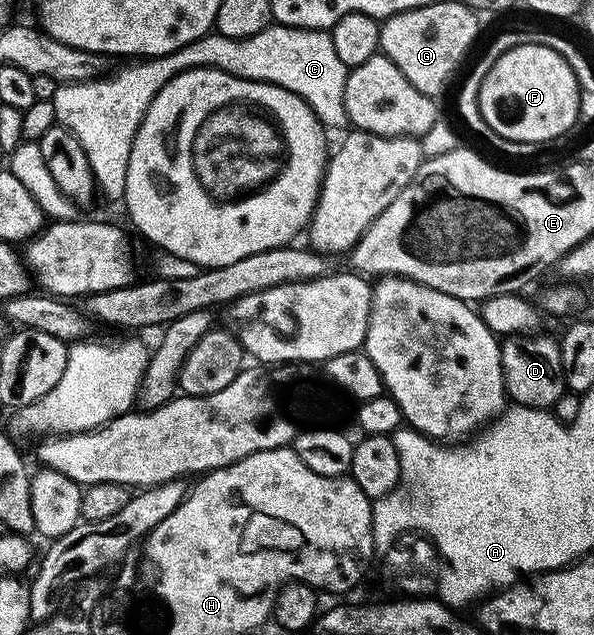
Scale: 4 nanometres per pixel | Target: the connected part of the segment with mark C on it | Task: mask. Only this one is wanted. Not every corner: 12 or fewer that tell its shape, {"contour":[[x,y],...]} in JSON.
{"contour":[[329,31],[210,33],[204,62],[298,95],[322,127],[350,126],[350,68]]}

